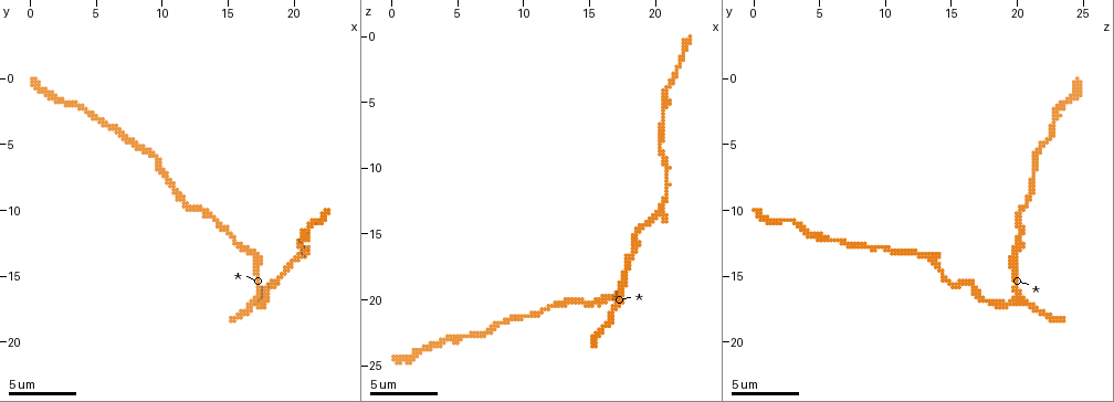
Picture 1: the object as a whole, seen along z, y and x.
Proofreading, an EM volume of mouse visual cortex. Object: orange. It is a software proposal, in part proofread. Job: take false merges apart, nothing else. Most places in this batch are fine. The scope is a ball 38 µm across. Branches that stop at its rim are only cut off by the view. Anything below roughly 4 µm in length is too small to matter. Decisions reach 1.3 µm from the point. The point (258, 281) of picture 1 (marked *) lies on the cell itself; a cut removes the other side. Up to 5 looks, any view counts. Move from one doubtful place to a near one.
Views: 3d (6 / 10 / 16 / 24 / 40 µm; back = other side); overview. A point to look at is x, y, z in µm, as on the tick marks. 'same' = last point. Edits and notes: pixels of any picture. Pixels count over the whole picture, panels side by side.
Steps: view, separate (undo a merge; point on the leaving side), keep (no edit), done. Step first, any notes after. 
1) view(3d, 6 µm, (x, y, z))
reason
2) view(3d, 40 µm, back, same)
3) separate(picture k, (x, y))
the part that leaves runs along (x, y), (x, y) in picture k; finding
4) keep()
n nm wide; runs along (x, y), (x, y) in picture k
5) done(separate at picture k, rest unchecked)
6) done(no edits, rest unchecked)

view(3d, 10 µm, (10.0, 7.2, 21.4))
a narrow waist

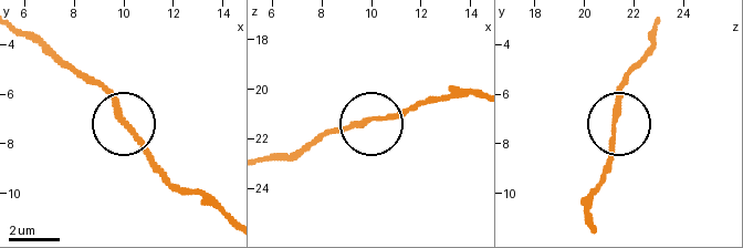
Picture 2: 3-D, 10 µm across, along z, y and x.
view(3d, 6 µm, (10.2, 7.4, 21.3))
zoom in

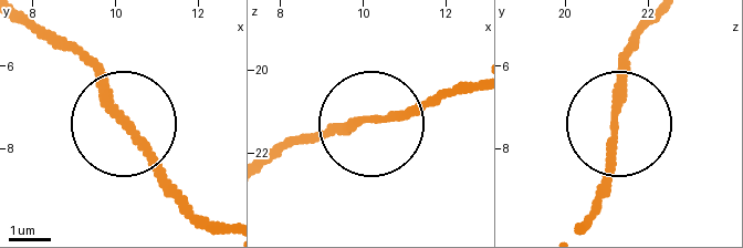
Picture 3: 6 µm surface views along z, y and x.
keep()
runs along (473, 79), (420, 107), (318, 132) in picture 3; one cell here

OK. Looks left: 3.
view(3d, 10 µm, (5.4, 3.4, 22.8))
a narrow waist

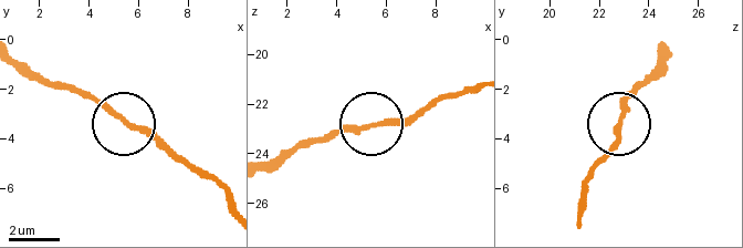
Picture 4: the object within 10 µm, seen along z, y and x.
keep()
runs along (581, 210), (581, 187), (614, 147), (618, 105), (631, 85) in picture 4; one cell here

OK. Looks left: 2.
view(3d, 16 µm, (16.0, 13.0, 19.8))
thick turns thin

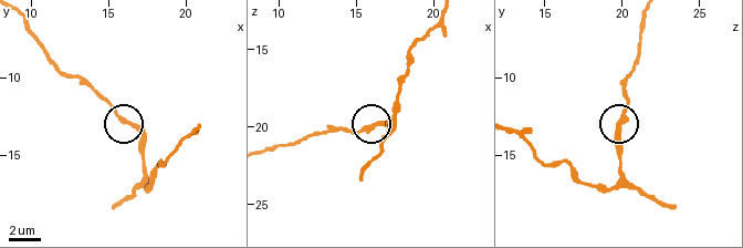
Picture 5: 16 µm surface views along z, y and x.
keep()
runs along (621, 158), (625, 86) in picture 5; continuous, no second cell

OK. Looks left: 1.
done(no edits, rest unchecked)

